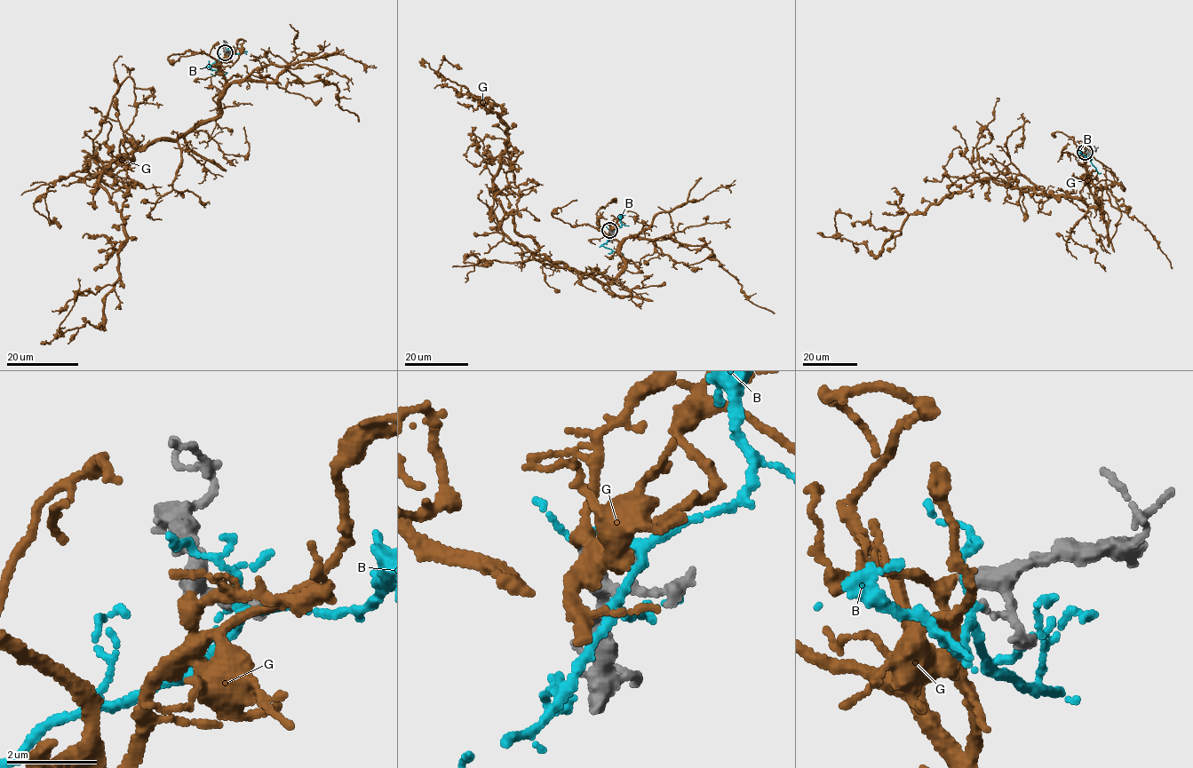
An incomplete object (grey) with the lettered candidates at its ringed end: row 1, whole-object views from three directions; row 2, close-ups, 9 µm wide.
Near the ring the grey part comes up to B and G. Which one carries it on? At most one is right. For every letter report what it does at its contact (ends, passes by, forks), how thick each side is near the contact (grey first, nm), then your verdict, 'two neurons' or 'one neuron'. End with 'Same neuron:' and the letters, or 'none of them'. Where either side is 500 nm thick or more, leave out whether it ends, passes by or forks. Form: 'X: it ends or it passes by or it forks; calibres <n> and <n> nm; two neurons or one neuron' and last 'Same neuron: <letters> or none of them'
B: it forks; calibres 110 and 140 nm; two neurons
G: it passes by; calibres 280 and 240 nm; one neuron
Same neuron: G

